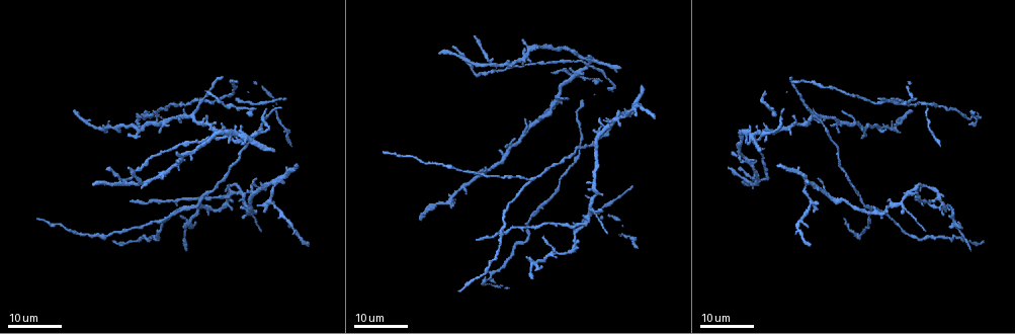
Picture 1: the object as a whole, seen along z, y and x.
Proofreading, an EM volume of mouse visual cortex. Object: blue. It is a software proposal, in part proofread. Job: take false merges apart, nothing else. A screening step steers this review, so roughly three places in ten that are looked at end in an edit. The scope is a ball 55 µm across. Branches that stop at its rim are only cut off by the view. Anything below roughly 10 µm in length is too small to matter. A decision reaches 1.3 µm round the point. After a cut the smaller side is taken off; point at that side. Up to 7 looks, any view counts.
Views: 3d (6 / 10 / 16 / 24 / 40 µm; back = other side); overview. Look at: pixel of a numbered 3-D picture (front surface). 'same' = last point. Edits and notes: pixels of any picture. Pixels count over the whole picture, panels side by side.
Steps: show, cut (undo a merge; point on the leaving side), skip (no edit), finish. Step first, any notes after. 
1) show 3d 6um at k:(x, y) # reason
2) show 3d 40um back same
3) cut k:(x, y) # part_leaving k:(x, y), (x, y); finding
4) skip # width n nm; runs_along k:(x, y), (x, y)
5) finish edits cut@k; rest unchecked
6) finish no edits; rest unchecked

show 3d 24um at 1:(185, 206) # arms part here

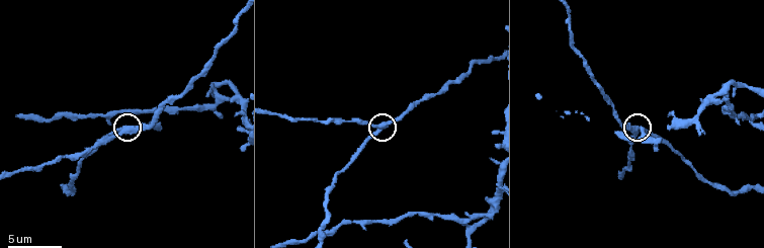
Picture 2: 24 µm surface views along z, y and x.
show 3d 10um at 2:(125, 127)

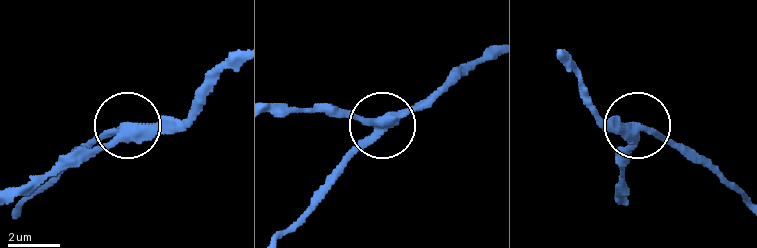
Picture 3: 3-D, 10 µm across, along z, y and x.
skip # width 330 nm; runs_along 3:(558, 52), (607, 121), (627, 121), (684, 146); continuous, no second neuron

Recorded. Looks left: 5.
show 3d 16um at 1:(275, 183) # branch point

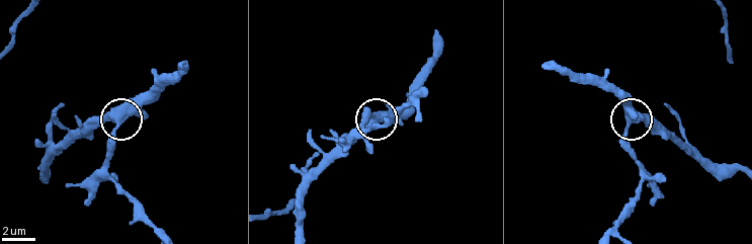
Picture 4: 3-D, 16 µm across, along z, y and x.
show 3d 10um at 4:(119, 124)

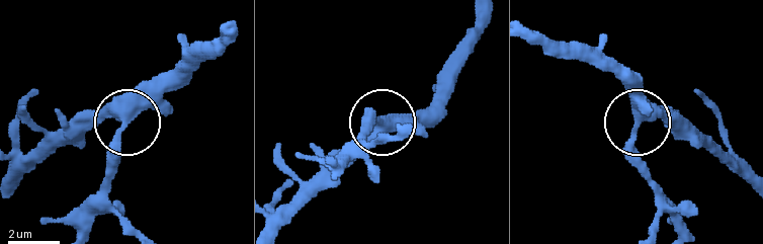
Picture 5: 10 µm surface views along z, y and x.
skip # width 380 nm; one neuron here

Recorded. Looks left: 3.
show 3d 10um at 2:(723, 94) # three arms meet

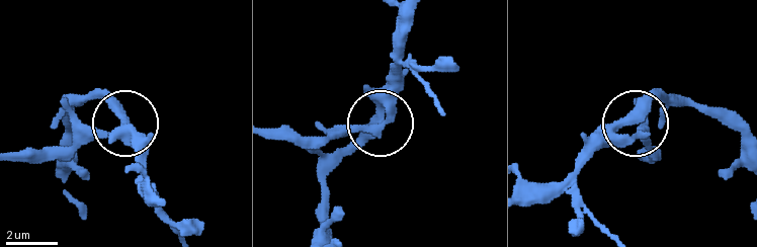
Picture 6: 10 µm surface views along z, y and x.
skip # side_arm 23 um; continuous, no second neuron

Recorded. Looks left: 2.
finish no edits; rest unchecked

